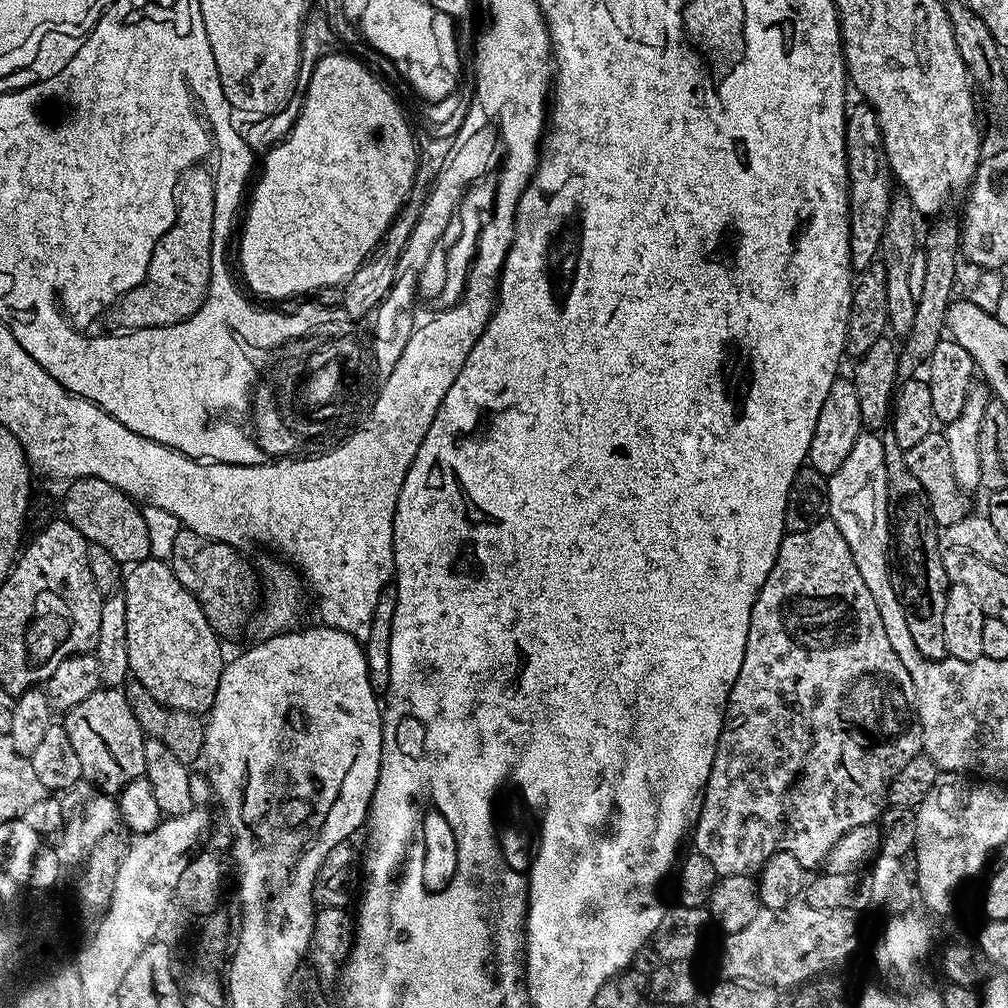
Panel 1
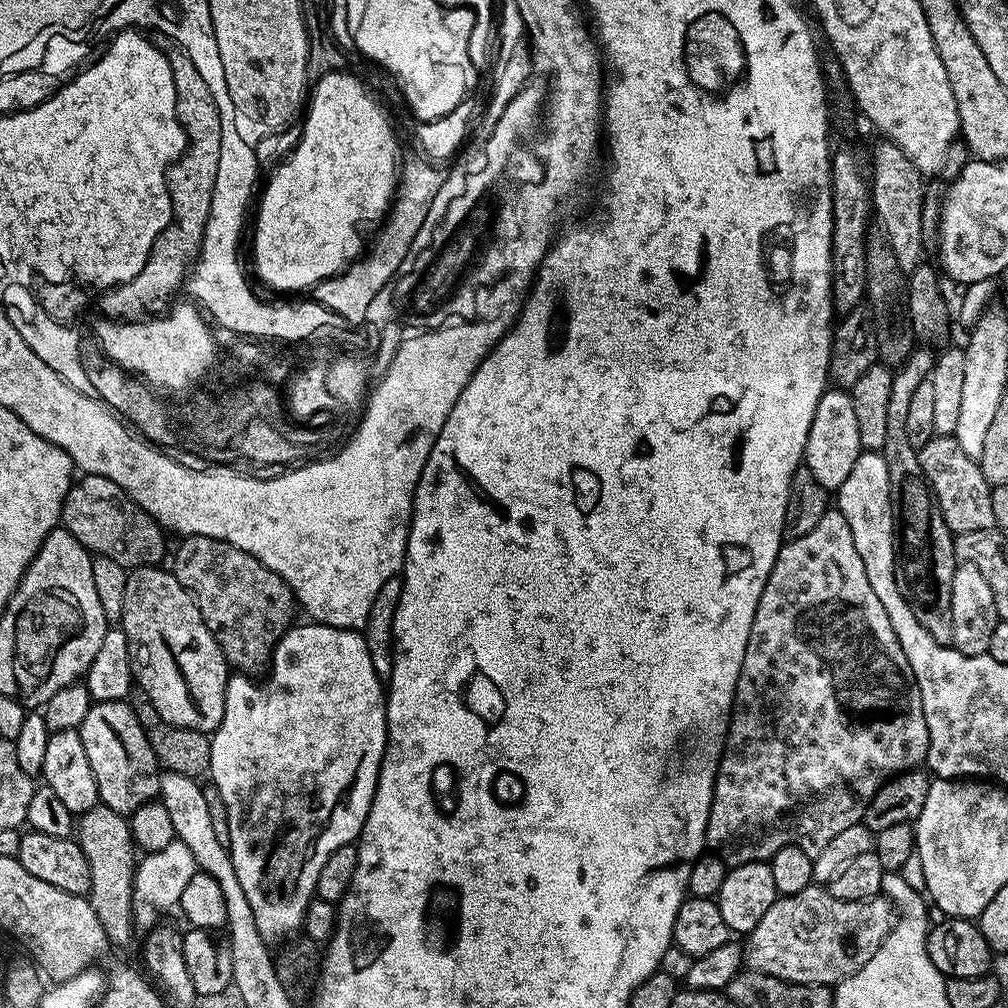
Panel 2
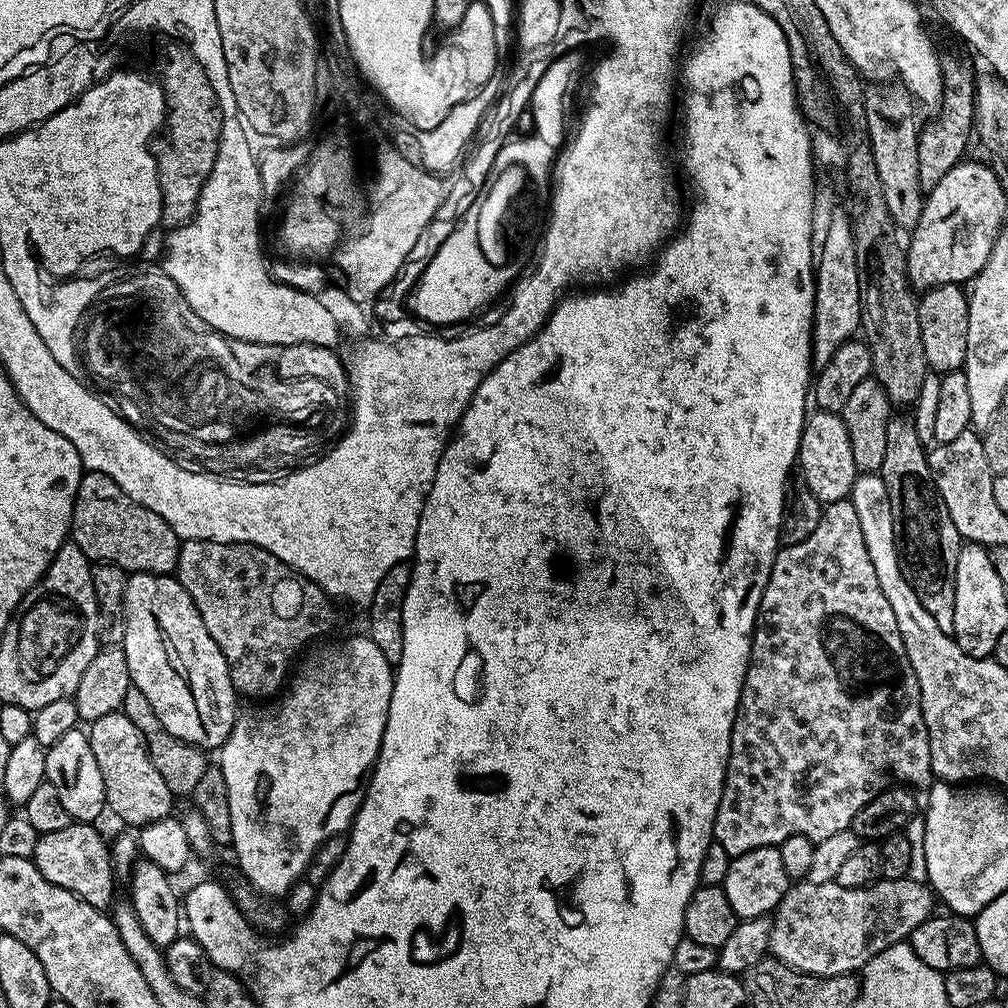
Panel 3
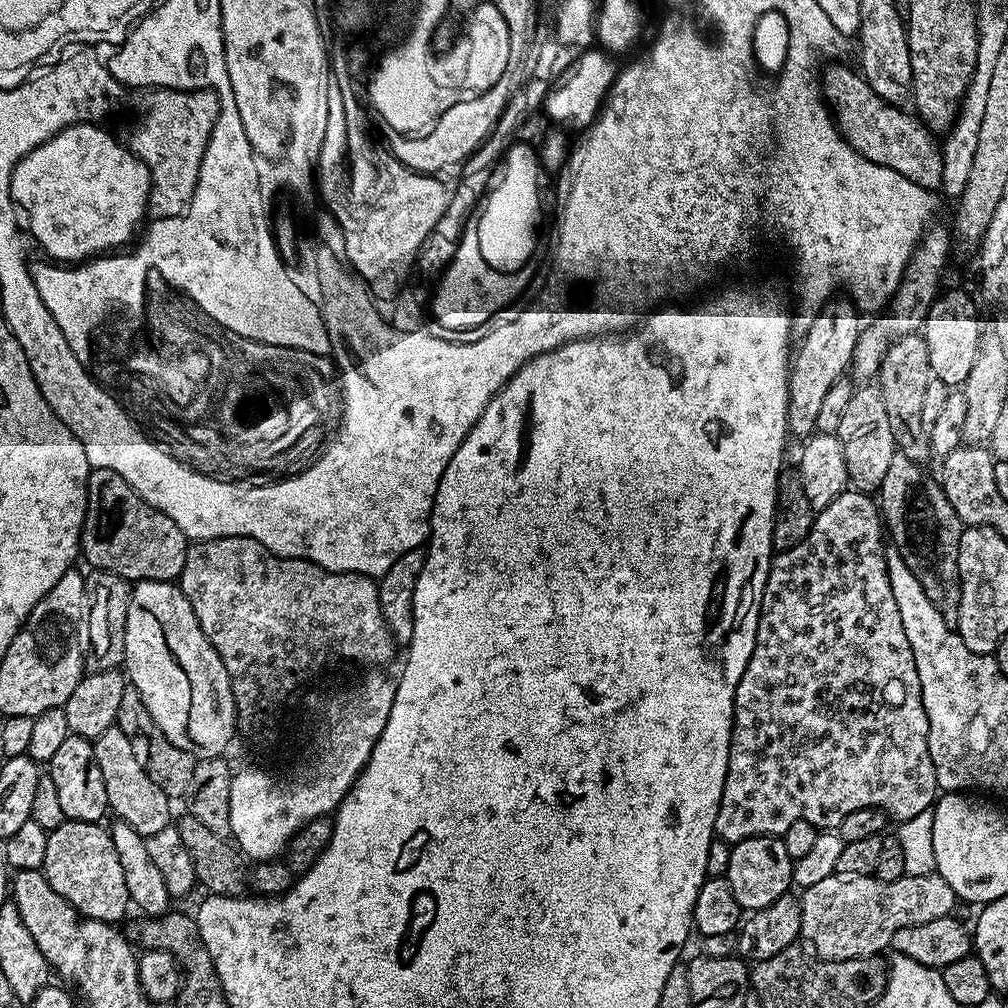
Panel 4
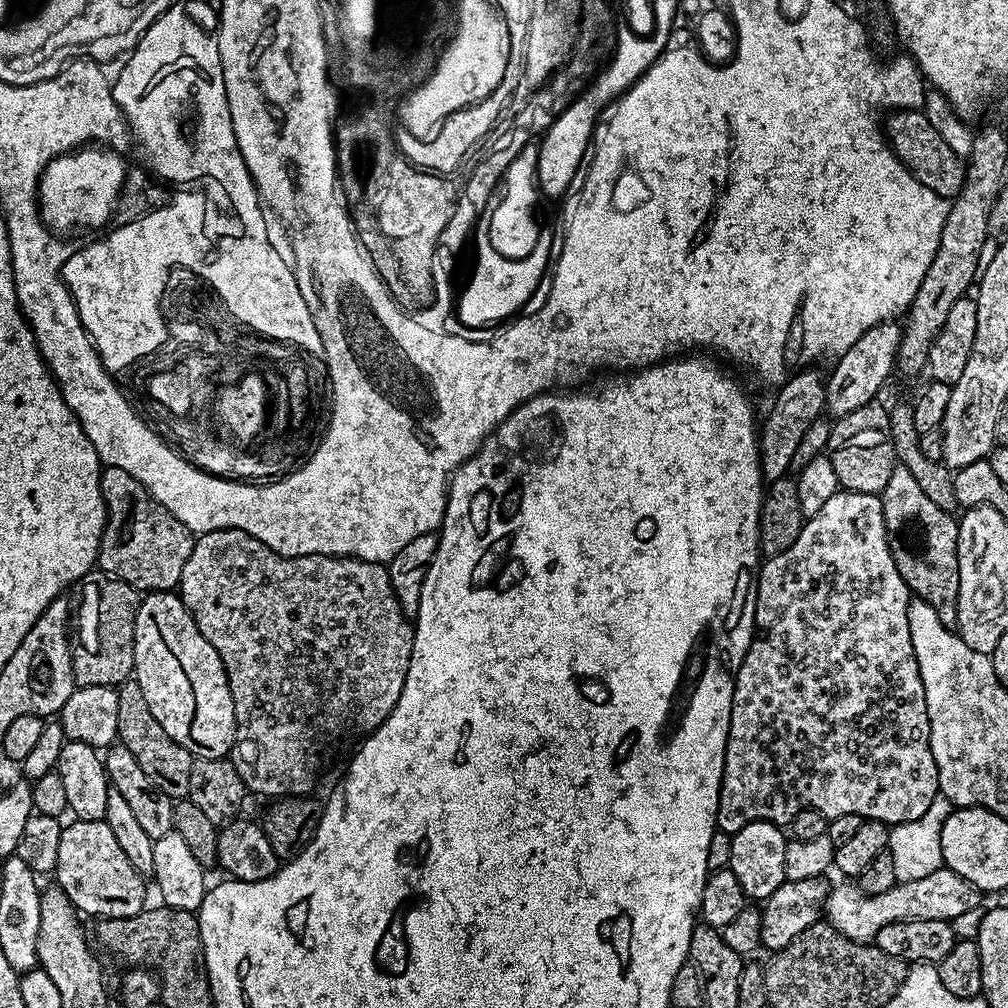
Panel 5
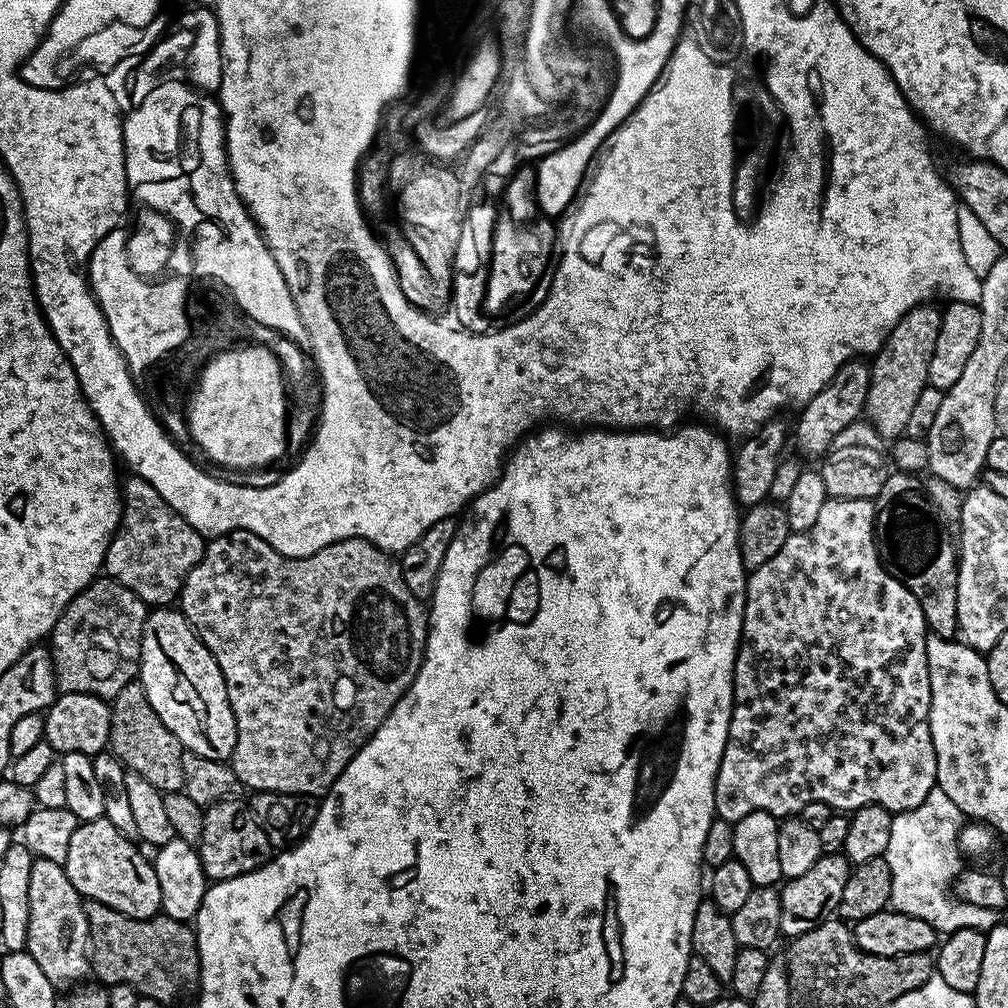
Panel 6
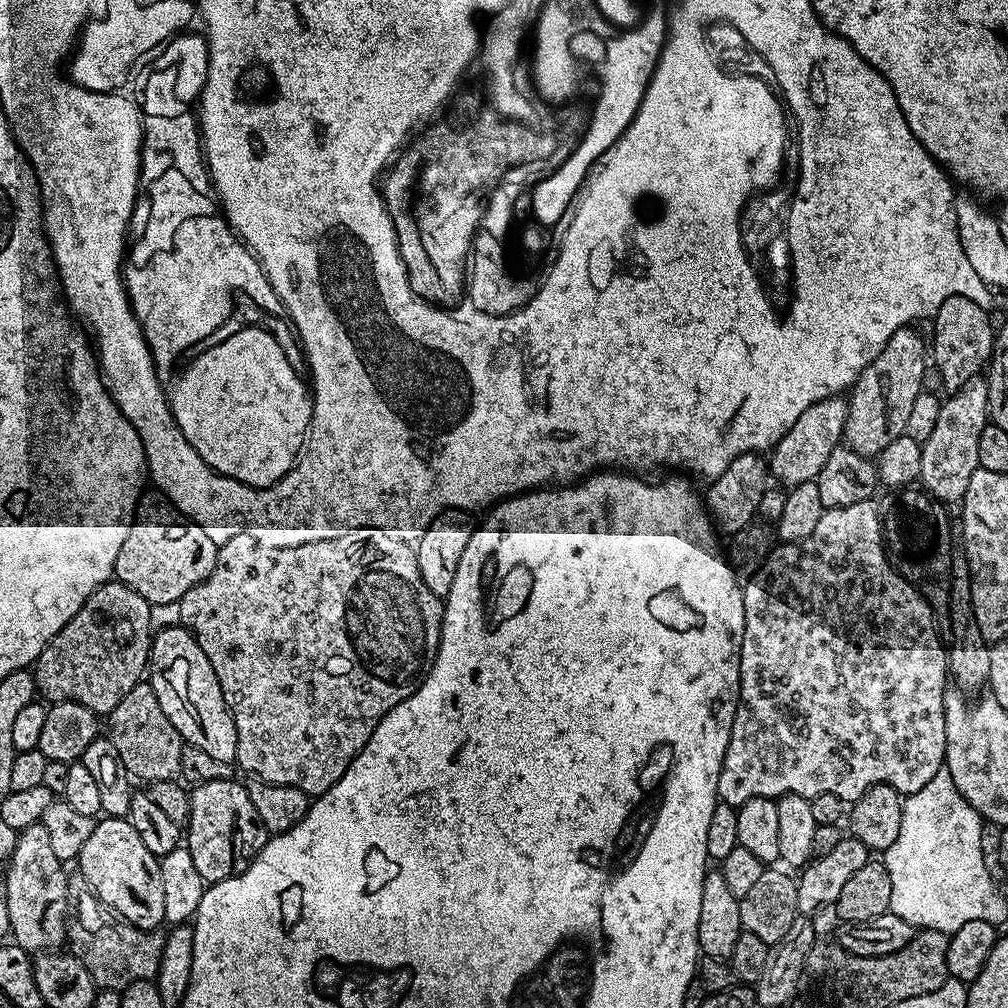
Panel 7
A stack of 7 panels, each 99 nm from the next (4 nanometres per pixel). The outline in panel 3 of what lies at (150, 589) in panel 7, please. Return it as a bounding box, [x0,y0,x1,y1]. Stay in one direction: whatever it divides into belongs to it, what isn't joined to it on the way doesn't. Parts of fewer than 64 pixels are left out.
[70,471,182,576]

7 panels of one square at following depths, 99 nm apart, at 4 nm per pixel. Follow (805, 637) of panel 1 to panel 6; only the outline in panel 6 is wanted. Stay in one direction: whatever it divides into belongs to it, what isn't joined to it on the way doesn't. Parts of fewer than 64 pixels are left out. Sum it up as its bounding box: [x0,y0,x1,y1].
[714,498,936,824]

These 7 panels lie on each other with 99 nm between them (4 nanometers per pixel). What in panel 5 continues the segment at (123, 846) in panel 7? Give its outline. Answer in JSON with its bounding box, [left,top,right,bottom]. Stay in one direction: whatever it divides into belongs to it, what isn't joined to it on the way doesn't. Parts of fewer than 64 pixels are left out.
[55,820,145,920]

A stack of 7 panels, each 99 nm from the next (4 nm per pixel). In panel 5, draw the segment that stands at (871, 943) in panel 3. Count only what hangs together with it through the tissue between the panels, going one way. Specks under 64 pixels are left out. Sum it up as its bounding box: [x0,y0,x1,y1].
[824,866,982,944]

